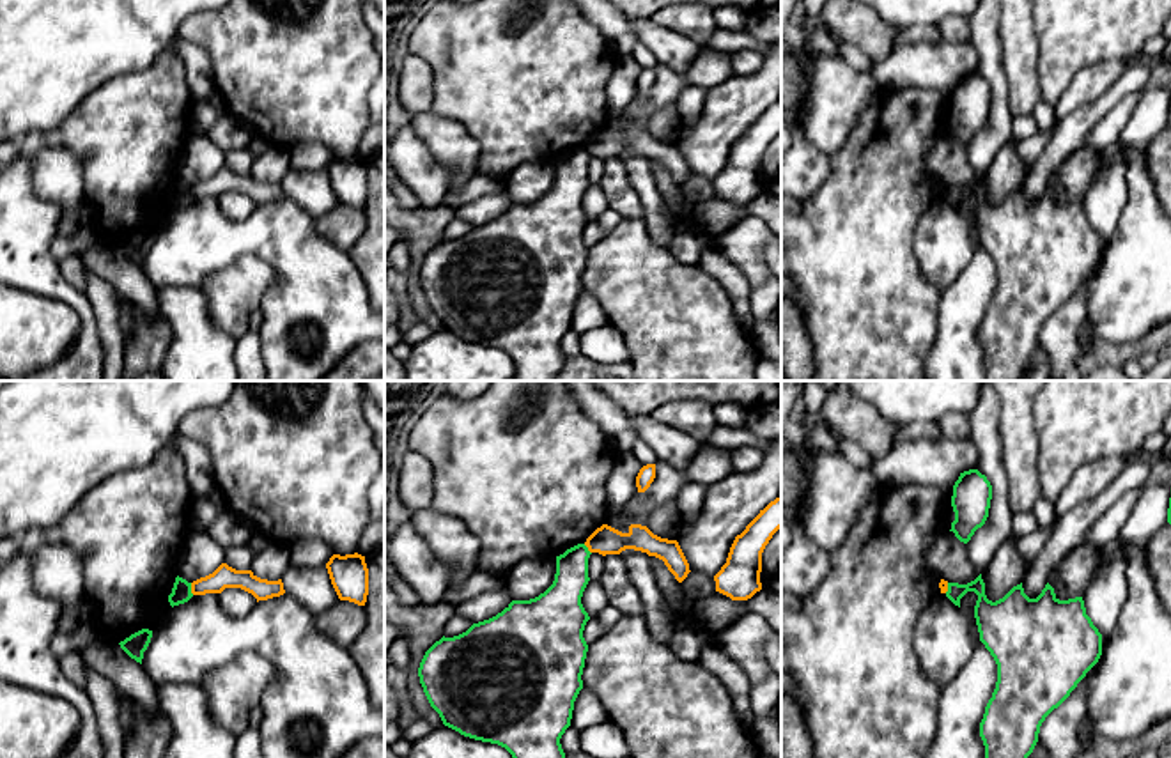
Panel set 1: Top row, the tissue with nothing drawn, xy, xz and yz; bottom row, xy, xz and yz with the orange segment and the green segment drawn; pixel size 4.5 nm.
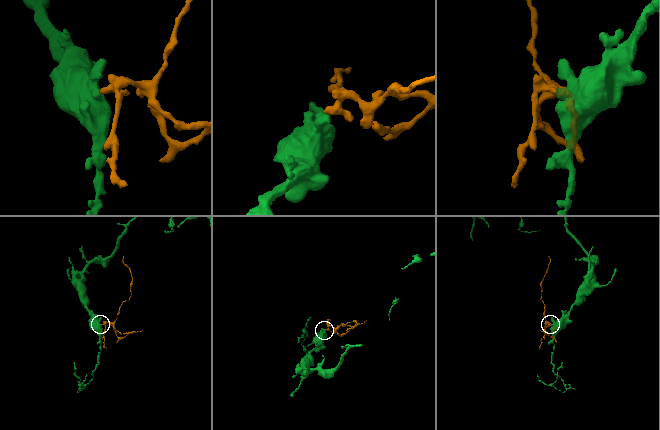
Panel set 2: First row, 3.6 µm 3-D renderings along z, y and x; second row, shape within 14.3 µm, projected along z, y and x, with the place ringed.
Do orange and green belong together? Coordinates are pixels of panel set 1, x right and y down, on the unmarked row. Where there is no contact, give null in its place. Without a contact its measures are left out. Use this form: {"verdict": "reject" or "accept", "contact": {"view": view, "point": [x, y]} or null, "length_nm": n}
{"verdict": "reject", "contact": {"view": "xy", "point": [192, 192]}, "length_nm": 60}

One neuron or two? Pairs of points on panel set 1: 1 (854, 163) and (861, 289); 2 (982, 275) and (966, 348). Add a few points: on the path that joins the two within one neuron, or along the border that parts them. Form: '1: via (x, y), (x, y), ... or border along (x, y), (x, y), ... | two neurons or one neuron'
1: via (861, 195), (861, 257) | one neuron
2: via (971, 293), (966, 300), (966, 330) | one neuron

